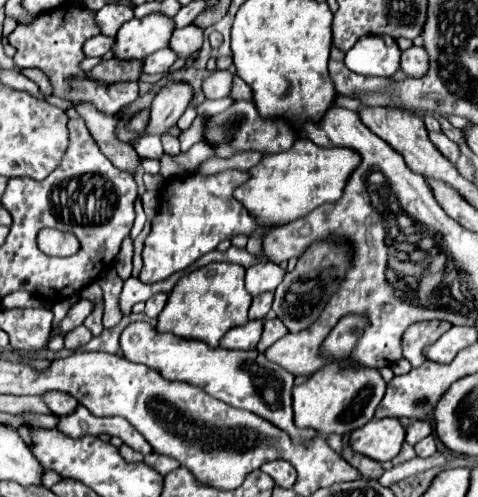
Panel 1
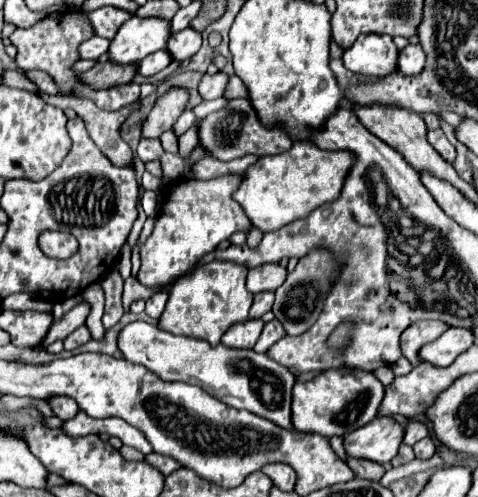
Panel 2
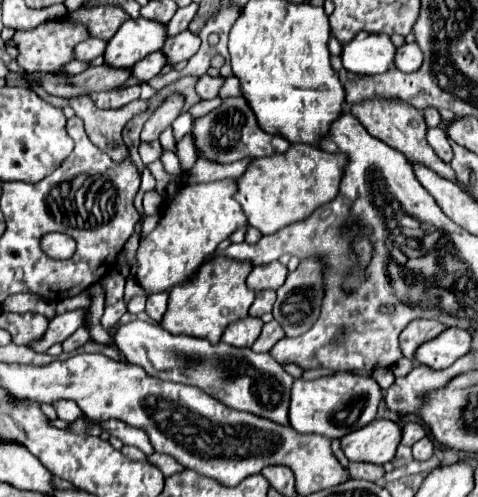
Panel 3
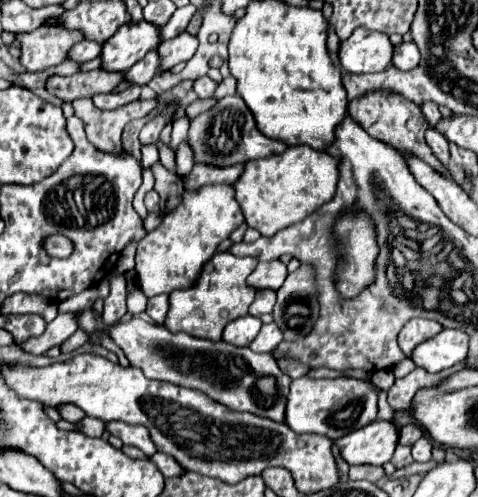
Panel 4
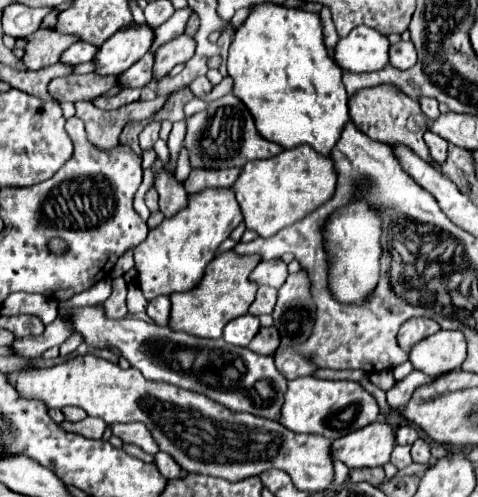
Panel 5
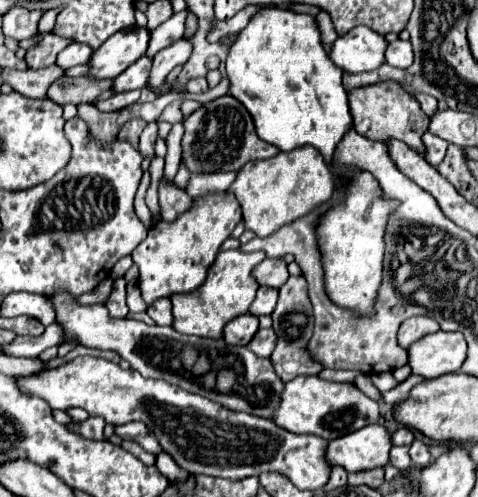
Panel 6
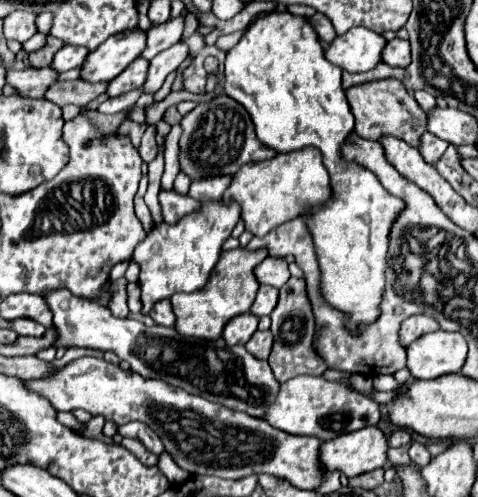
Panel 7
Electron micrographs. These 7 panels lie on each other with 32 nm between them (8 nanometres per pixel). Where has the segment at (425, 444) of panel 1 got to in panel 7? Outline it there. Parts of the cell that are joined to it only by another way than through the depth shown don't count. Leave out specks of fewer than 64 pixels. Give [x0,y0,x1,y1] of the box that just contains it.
[410,442,432,468]

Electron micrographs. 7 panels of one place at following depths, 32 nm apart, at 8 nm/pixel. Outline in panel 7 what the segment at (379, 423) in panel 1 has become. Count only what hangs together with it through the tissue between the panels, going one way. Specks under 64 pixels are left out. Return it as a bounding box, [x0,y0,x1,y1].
[320,426,388,478]

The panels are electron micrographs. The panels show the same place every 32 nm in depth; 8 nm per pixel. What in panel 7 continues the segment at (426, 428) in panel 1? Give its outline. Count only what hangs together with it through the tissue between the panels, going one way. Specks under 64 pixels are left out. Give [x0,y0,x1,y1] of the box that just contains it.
[388,428,412,446]

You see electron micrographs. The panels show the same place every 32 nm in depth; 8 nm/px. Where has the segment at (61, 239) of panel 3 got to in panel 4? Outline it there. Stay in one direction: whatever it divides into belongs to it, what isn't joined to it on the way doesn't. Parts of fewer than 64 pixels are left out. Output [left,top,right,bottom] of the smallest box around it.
[44,236,72,256]

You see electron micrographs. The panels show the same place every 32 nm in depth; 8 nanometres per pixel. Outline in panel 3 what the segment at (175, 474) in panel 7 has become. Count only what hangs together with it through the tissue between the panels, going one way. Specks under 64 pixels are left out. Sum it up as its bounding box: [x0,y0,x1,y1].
[148,452,182,476]

